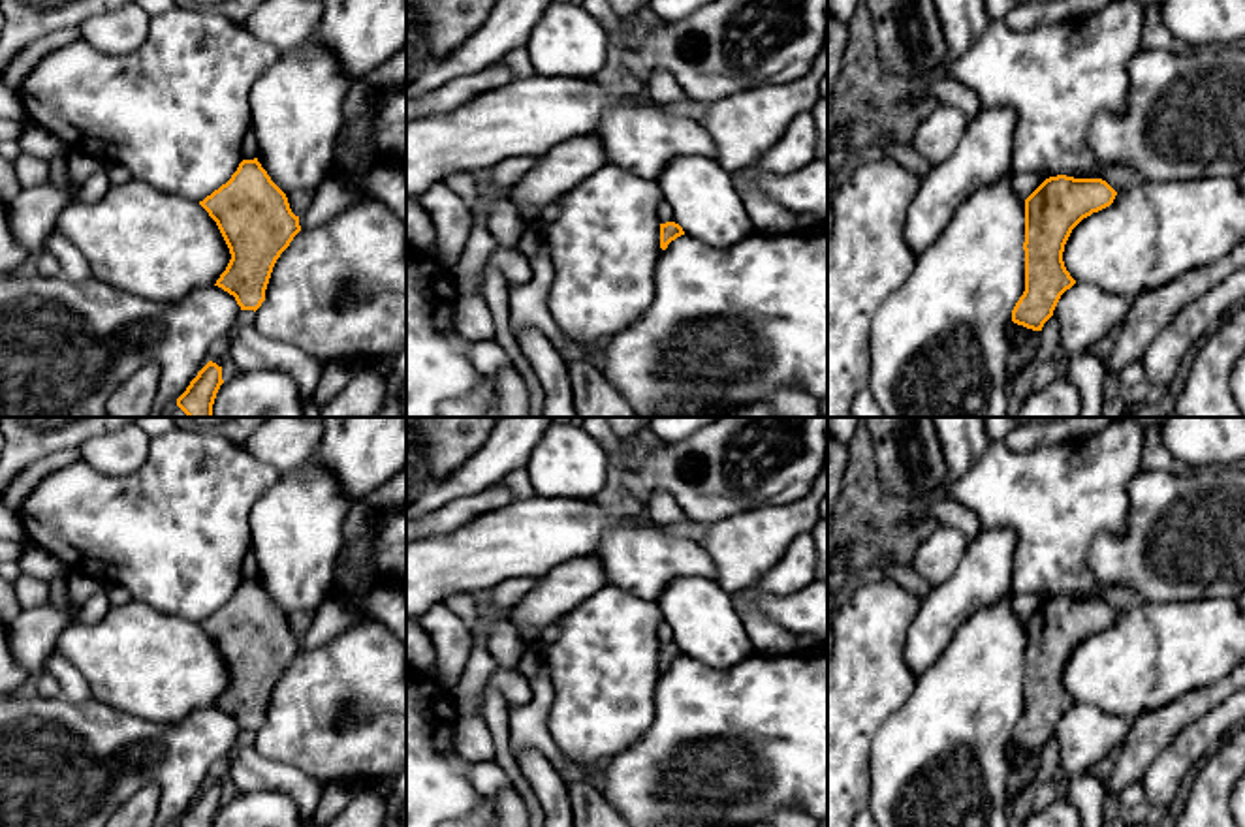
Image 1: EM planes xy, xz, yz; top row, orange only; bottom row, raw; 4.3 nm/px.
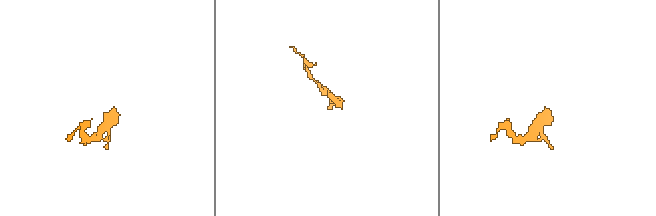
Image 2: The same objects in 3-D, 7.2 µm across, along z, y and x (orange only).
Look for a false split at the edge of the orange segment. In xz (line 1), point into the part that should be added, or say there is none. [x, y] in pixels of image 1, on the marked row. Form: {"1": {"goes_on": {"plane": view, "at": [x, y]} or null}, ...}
{"1": {"goes_on": null}}

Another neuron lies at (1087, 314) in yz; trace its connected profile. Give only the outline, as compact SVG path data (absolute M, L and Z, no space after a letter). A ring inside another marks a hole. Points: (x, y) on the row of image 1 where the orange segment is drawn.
M1076 282L1066 289L1053 314L1059 320L1059 353L1049 361L1068 363L1104 338L1113 338L1127 321L1132 301L1095 284Z

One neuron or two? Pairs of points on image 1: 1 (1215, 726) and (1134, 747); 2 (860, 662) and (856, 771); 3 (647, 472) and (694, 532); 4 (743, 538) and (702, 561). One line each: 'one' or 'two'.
1: two
2: one
3: two
4: two

